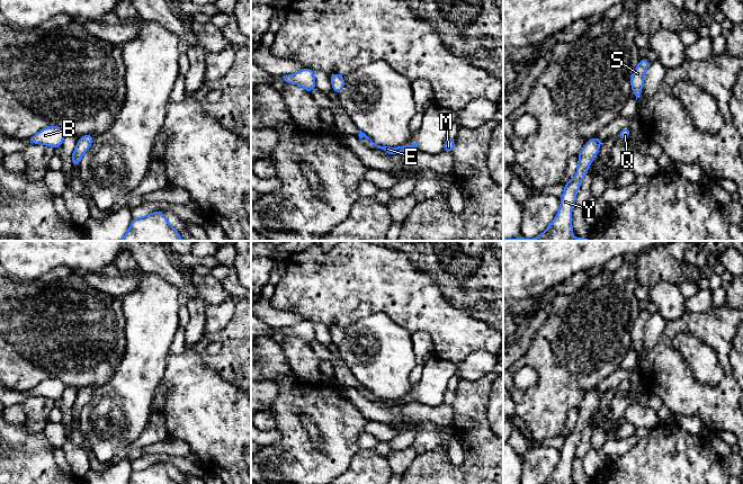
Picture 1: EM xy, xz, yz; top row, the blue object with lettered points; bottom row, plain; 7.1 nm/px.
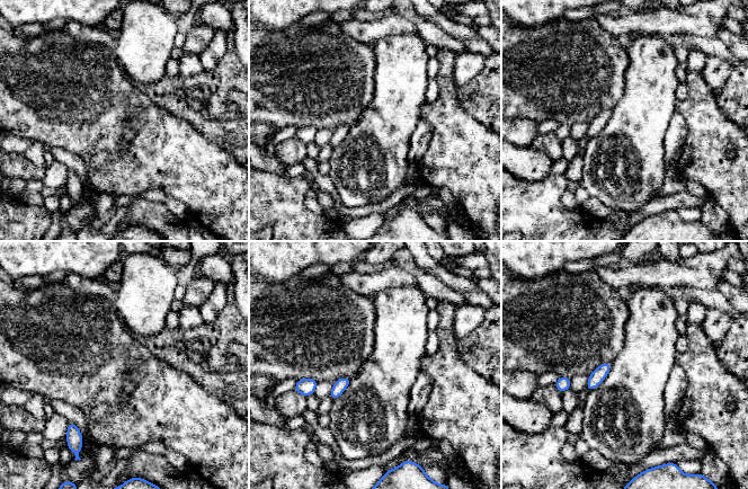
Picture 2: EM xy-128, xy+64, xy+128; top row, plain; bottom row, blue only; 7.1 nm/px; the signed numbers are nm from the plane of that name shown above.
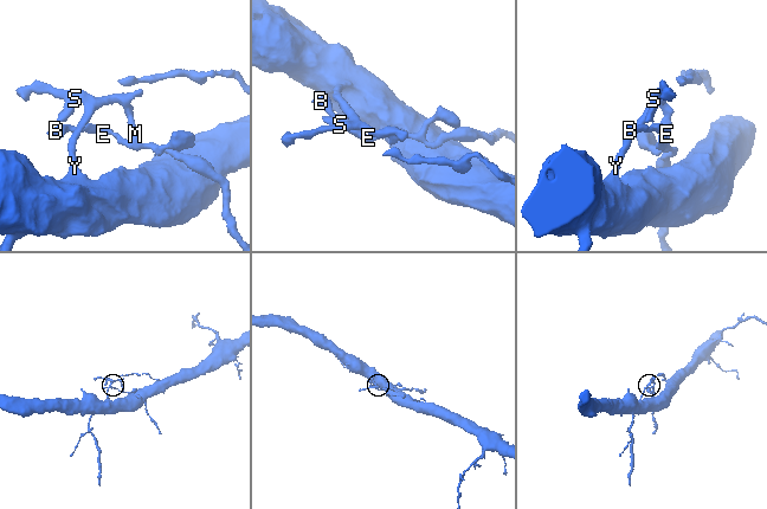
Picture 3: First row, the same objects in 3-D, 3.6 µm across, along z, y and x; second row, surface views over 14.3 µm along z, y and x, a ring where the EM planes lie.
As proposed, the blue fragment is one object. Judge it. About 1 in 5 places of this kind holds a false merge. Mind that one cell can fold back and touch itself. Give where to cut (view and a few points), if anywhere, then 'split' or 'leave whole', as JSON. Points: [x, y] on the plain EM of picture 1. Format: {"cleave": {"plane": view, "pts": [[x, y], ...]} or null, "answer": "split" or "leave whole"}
{"cleave": null, "answer": "leave whole"}

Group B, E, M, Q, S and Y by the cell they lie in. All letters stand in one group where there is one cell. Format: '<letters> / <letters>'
B E M Q S Y

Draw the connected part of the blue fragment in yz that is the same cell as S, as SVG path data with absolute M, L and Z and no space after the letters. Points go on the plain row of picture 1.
M646 310L641 311L638 317L636 319L635 323L632 326L630 338L633 346L636 348L636 352L643 341L645 324L650 315L651 314Z

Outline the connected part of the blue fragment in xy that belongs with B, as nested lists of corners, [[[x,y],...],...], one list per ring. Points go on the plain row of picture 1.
[[[47,378],[28,392],[28,395],[44,396],[55,402],[62,398],[65,385],[59,378]]]

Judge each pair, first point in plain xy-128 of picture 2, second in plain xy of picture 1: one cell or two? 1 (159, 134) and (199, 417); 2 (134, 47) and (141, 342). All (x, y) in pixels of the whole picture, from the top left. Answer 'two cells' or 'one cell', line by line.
1: one cell
2: one cell

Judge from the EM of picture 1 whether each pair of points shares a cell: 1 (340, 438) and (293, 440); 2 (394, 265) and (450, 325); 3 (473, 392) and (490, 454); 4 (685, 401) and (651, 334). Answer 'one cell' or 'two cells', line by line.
1: one cell
2: one cell
3: one cell
4: two cells

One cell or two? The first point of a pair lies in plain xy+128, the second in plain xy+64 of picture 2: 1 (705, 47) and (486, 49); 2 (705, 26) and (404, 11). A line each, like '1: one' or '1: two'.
1: two
2: two

